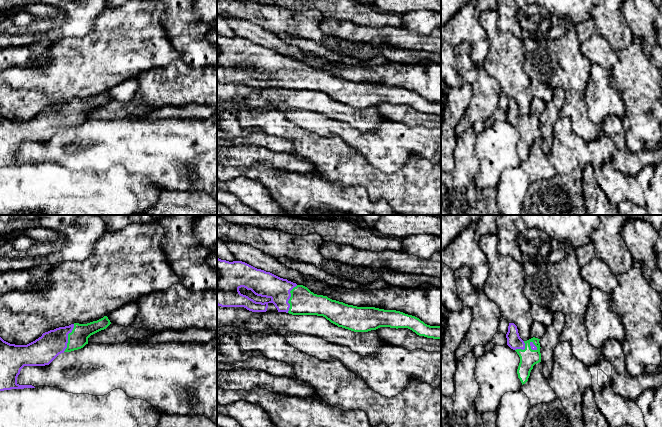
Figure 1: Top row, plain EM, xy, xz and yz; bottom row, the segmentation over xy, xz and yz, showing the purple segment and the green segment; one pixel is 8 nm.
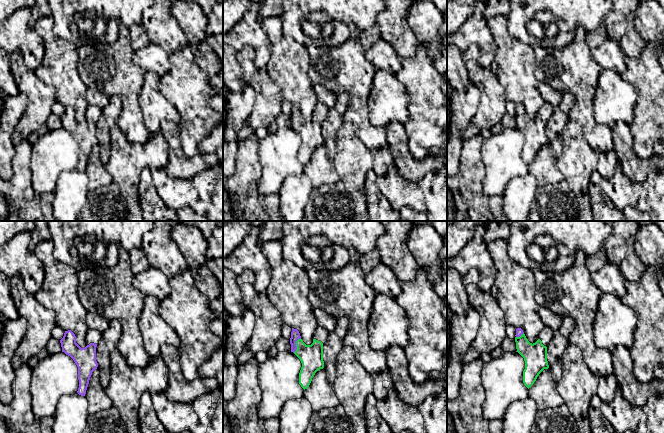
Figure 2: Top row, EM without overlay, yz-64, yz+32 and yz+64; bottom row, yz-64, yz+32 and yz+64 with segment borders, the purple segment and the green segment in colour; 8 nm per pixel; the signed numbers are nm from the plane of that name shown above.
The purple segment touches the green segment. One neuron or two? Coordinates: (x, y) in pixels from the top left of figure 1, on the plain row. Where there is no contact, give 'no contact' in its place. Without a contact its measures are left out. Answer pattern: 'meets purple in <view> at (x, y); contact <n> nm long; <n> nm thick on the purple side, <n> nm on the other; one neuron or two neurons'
meets purple in xy at (67, 114); contact 240 nm long; 220 nm thick on the purple side, 160 nm on the other; one neuron

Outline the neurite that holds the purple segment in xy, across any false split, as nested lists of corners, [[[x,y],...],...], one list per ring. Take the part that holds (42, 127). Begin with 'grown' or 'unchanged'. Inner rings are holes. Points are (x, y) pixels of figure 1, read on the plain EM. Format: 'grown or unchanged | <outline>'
grown | [[[107,92],[87,100],[74,99],[45,108],[27,121],[10,120],[0,113],[0,167],[35,164],[17,159],[24,142],[49,141],[59,130],[83,124],[91,111],[110,100]]]

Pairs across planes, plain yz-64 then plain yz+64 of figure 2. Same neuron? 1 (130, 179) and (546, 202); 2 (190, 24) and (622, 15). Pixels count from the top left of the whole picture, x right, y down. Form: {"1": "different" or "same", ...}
{"1": "different", "2": "different"}

